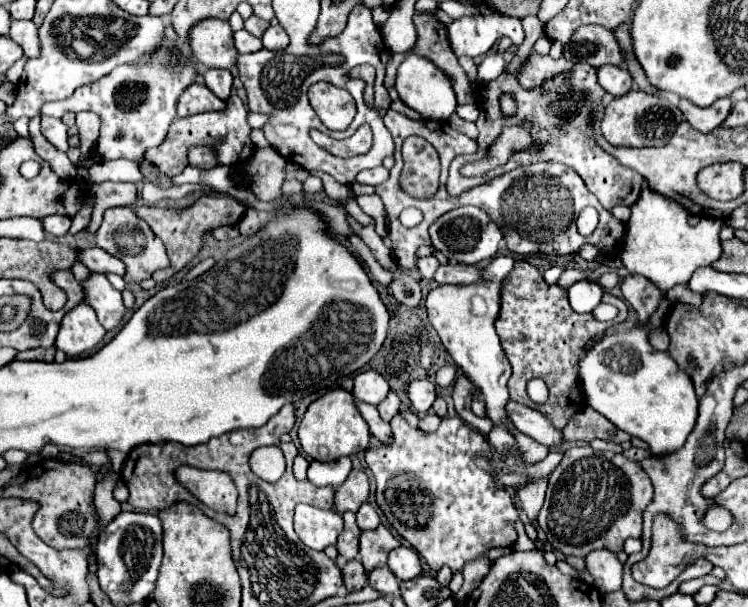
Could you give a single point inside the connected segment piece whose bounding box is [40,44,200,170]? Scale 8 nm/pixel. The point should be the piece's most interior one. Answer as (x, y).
(136, 103)

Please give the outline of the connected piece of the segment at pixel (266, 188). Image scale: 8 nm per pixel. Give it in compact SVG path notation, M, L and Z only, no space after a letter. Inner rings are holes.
M274 148L256 150L252 162L248 164L250 188L260 200L274 200L282 196L284 182L284 156L280 156Z

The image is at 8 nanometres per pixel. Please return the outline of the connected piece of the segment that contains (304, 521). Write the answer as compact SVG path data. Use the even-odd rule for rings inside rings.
M298 504L294 530L308 548L324 550L326 546L336 544L336 538L342 532L342 516L334 510L320 510L316 506Z

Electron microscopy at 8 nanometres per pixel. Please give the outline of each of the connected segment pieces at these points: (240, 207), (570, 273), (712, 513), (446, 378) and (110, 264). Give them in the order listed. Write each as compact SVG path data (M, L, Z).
M202 196L194 206L186 208L186 210L170 210L170 208L134 208L134 212L138 216L142 216L148 226L152 228L152 232L164 242L168 258L170 258L170 266L164 270L156 270L152 280L154 282L164 282L168 278L172 278L172 274L176 274L178 270L182 270L200 250L200 238L206 230L224 226L224 224L236 224L242 214L244 214L244 204L238 202L236 198L224 198L224 196Z
M566 268L564 270L564 274L560 276L560 280L558 280L558 284L560 286L572 286L572 284L576 284L576 282L582 282L582 280L586 280L586 282L590 282L592 280L592 270L578 270L578 268Z
M710 506L704 520L706 520L706 526L710 530L716 530L716 532L724 532L726 528L732 526L732 514L720 506Z
M446 364L436 372L435 381L437 385L447 387L454 382L455 378L456 366Z
M86 248L86 250L76 250L78 252L78 260L94 272L112 272L112 274L124 274L124 264L110 256L108 252L104 252L102 248Z

